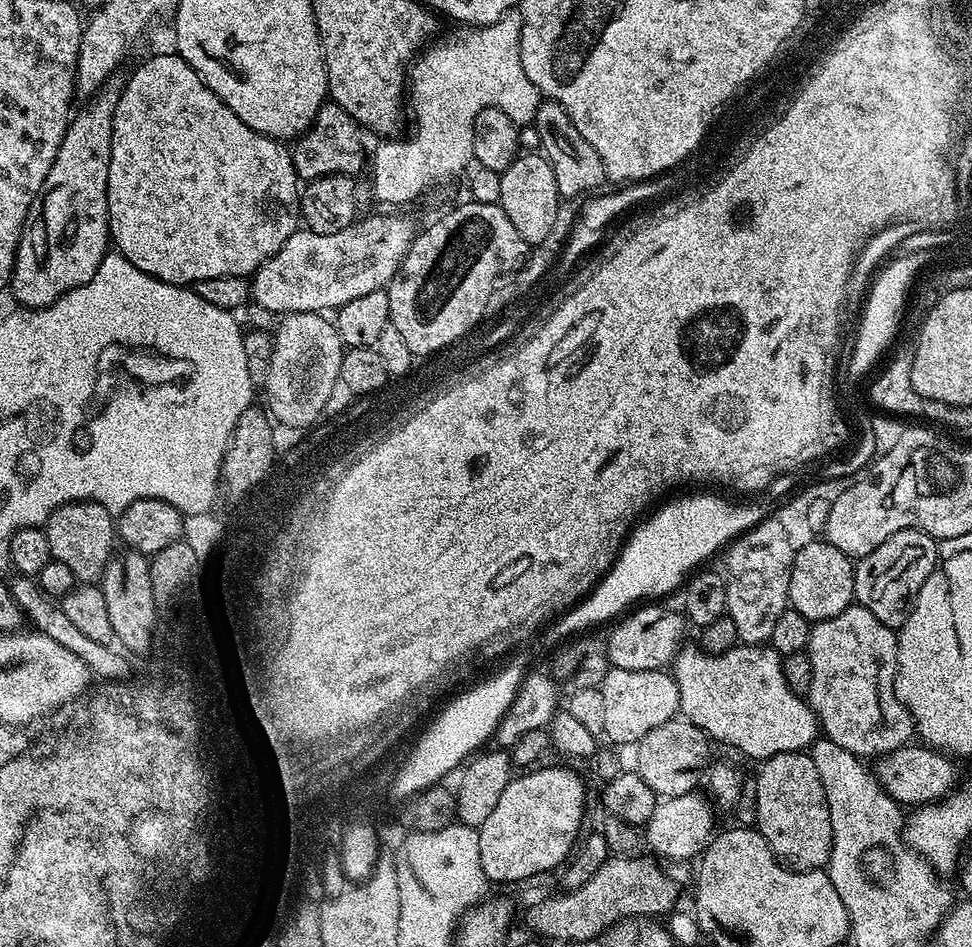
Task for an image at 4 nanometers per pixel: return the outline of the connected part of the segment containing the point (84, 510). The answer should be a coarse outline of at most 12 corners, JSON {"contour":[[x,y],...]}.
{"contour":[[72,500],[44,533],[73,581],[109,571],[114,516]]}

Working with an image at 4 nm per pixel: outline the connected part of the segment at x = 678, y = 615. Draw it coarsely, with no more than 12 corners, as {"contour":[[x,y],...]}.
{"contour":[[652,602],[607,634],[608,663],[659,672],[685,643],[683,611]]}

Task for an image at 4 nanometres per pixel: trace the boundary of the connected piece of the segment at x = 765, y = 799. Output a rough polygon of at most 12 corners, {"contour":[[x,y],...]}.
{"contour":[[807,751],[754,772],[755,827],[793,872],[832,853],[822,778]]}

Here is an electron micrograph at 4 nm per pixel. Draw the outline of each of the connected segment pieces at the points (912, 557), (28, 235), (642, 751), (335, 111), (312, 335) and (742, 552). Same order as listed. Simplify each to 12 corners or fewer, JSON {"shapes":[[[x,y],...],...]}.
{"shapes":[[[890,534],[854,567],[855,603],[899,630],[938,541]],[[114,74],[68,121],[30,206],[13,298],[45,308],[110,251]],[[694,722],[654,726],[634,771],[657,797],[697,791],[713,745]],[[325,102],[291,145],[297,177],[365,171],[362,129]],[[327,315],[274,329],[266,385],[288,428],[321,419],[346,346]],[[779,518],[726,549],[740,644],[771,641],[796,549]]]}

